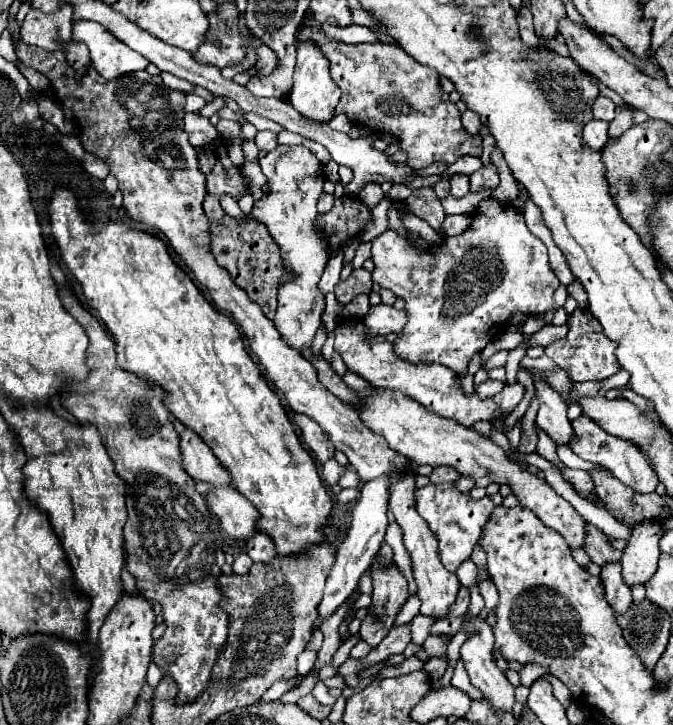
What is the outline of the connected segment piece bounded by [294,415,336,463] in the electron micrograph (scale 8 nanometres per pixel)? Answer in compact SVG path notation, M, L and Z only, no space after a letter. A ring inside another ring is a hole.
M294 415L294 423L300 427L302 431L302 439L306 443L306 447L314 453L314 457L320 463L326 463L328 459L334 457L336 449L332 447L328 435L324 435L324 431L320 429L320 425L312 419L308 419L306 415Z

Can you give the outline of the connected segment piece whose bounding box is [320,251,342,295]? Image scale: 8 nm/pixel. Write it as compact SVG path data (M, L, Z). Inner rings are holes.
M342 251L338 257L330 259L324 273L322 273L322 279L320 279L320 291L326 295L330 291L334 291L334 285L340 281L340 271L342 271Z

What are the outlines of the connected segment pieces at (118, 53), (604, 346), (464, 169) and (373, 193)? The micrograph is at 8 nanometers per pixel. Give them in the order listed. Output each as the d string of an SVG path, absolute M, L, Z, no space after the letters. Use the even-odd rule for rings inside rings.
M84 19L72 21L72 39L88 47L92 65L104 79L120 77L128 71L140 71L148 65L148 59L130 47L124 47L124 43L120 43L120 39L116 39L100 23Z
M576 307L576 311L568 317L568 335L564 339L552 343L546 349L546 355L554 363L558 363L558 367L564 369L572 381L602 381L620 371L620 363L618 363L614 351L616 351L616 343L610 341L602 333L600 321L592 317L590 309Z
M463 156L448 167L448 169L444 172L444 177L448 177L449 174L453 173L471 175L482 166L482 162L479 158L474 156Z
M366 183L364 187L362 187L362 191L360 191L360 199L364 201L364 203L368 203L368 207L374 207L380 199L382 199L382 189L380 189L380 185L378 183Z

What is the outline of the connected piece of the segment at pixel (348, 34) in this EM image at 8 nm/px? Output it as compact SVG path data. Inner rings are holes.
M322 25L324 33L336 41L344 43L376 43L379 42L378 35L364 27L364 25L348 25L348 27L336 27L336 25Z

